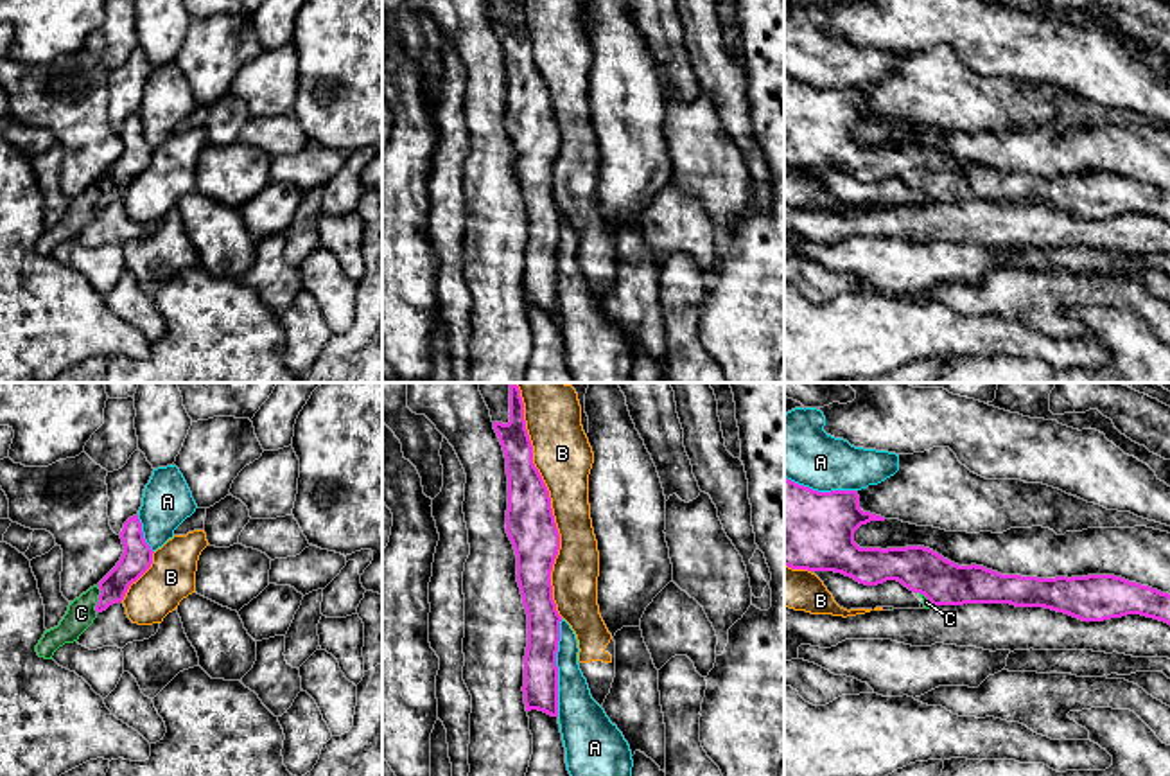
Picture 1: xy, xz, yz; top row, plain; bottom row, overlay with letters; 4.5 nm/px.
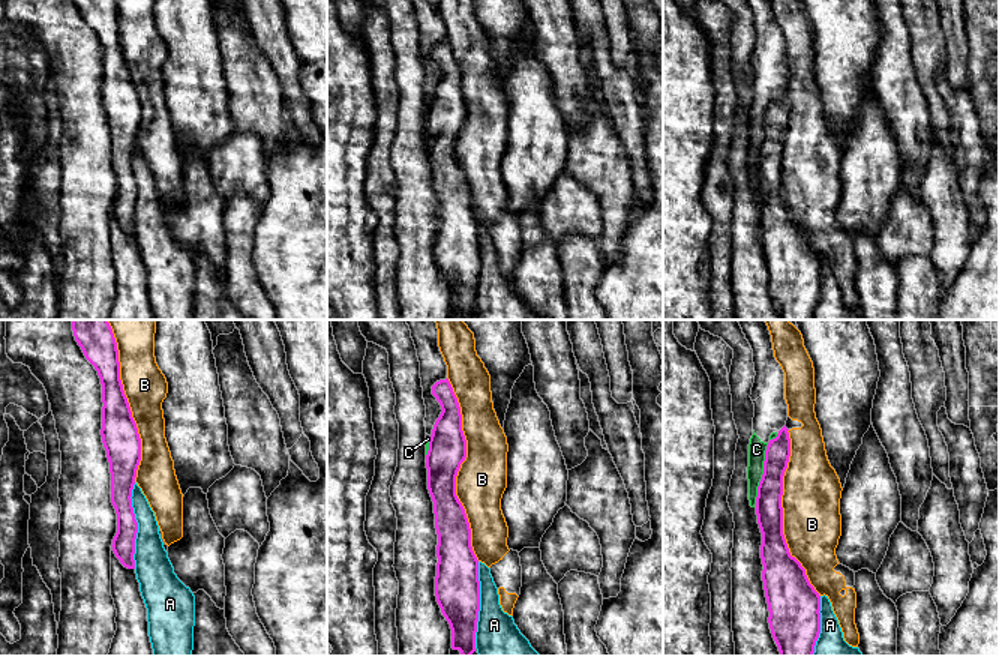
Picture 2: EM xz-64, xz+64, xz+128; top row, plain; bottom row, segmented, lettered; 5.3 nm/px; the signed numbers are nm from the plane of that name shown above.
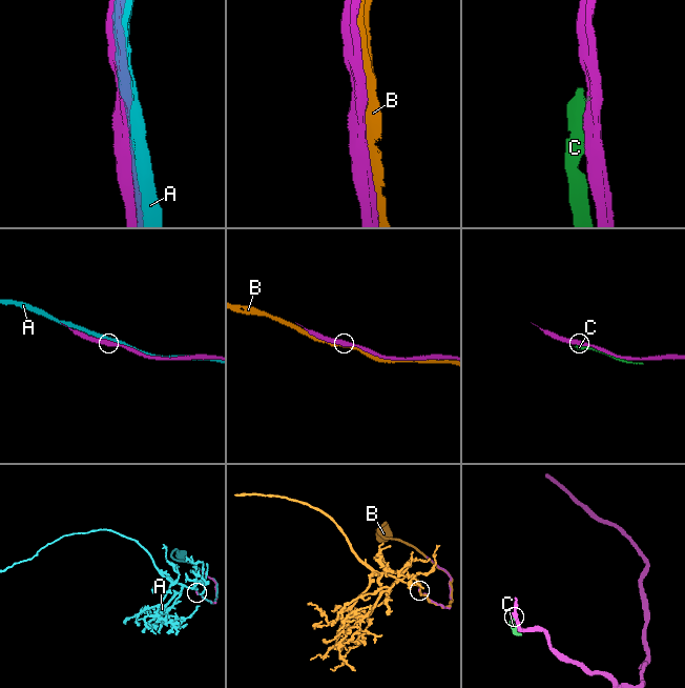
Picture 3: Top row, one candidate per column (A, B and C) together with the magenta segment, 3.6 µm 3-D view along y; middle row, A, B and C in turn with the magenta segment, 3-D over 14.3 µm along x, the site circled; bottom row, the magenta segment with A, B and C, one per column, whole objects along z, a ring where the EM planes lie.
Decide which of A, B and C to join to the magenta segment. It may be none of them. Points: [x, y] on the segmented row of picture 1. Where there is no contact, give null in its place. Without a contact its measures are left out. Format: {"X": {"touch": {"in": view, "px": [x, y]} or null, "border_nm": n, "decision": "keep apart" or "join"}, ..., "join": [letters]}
{"A": {"touch": {"in": "xz", "px": [557, 667]}, "border_nm": 440, "decision": "keep apart"}, "B": {"touch": {"in": "xz", "px": [550, 500]}, "border_nm": 1050, "decision": "keep apart"}, "C": {"touch": {"in": "xy", "px": [99, 600]}, "border_nm": 130, "decision": "keep apart"}, "join": []}

